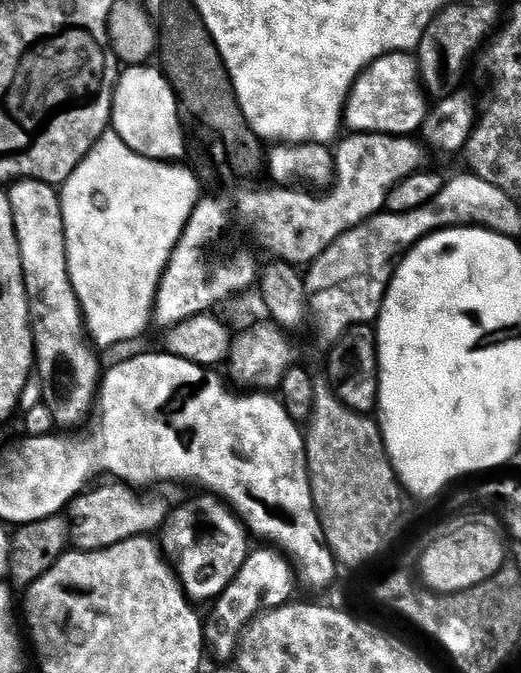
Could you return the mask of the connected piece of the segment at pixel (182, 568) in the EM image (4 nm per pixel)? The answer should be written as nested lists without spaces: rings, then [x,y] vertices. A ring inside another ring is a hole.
[[[212,494],[200,495],[204,496],[170,512],[159,533],[158,543],[189,600],[212,602],[227,590],[244,565],[244,559],[250,551],[250,536],[223,499]]]

